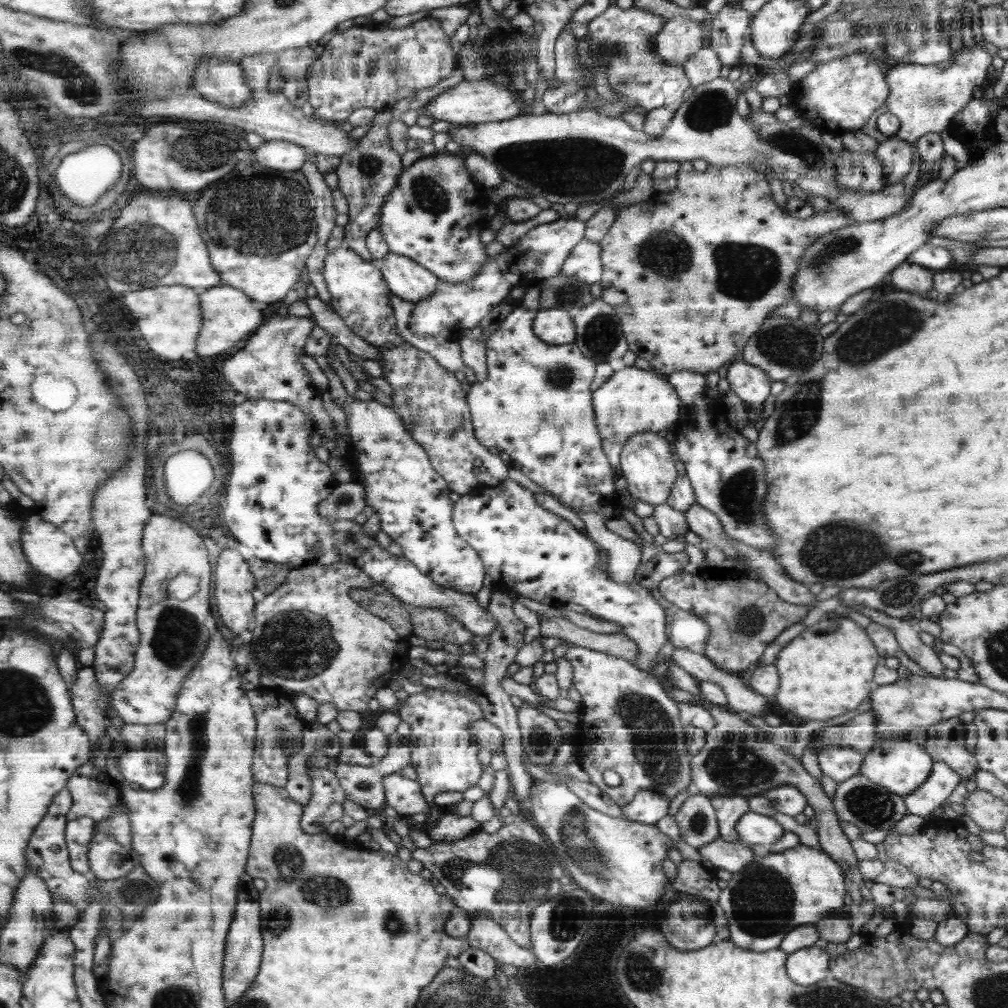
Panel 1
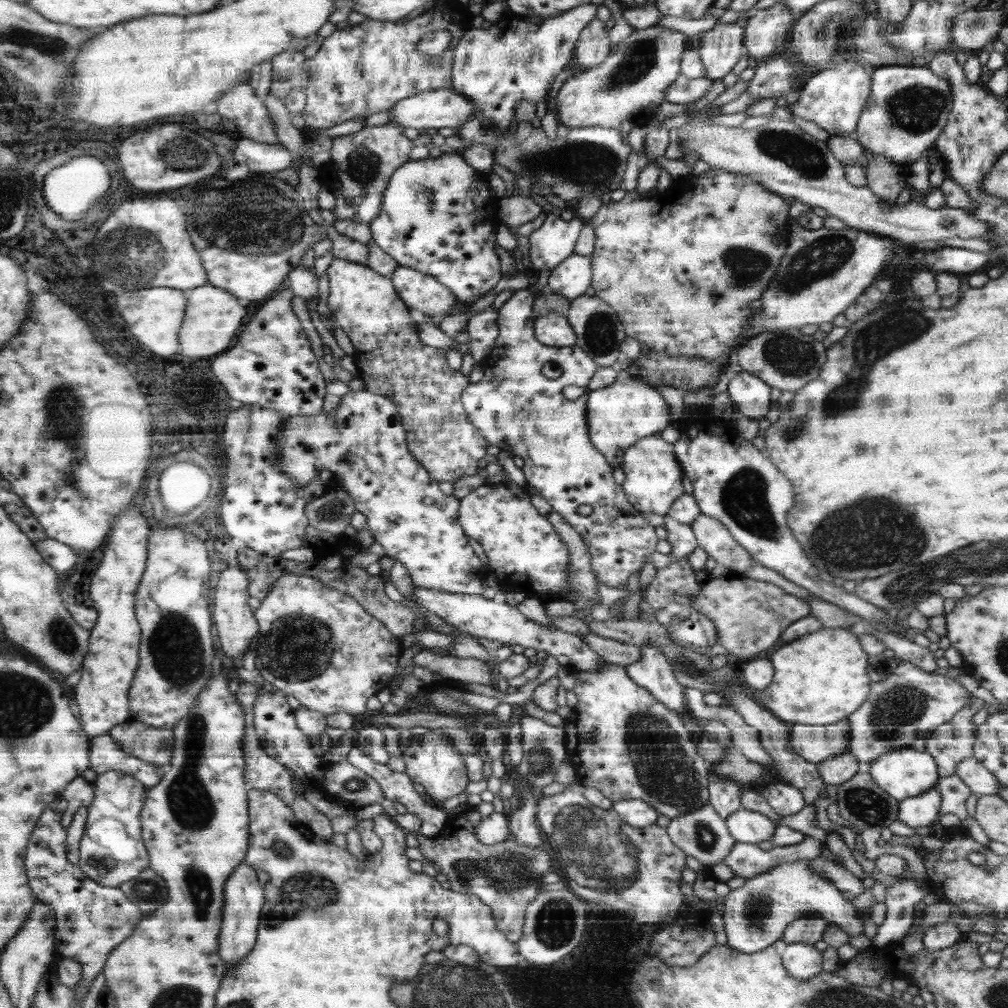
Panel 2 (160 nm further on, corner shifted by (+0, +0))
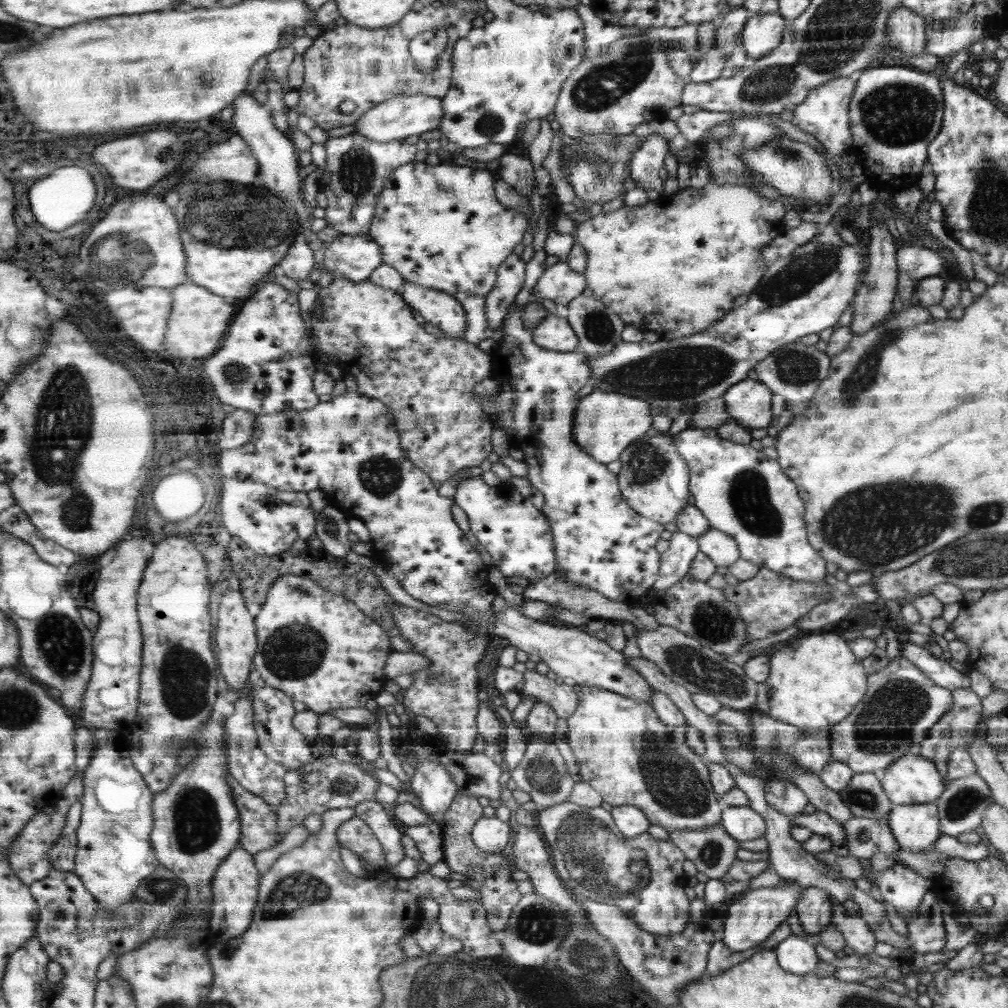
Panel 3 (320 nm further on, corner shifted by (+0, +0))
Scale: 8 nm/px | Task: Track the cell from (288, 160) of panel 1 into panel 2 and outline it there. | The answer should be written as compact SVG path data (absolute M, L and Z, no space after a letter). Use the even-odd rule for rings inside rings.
M241 138L234 153L238 164L248 165L251 172L266 174L296 165L296 158L283 144L262 144Z

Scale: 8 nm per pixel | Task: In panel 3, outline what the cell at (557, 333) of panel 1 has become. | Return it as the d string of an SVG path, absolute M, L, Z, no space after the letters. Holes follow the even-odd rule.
M551 314L535 328L534 341L550 350L570 352L579 347L579 337L567 318Z

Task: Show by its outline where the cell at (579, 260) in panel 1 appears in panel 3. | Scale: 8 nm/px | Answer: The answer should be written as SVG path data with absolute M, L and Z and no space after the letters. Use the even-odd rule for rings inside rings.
M558 261L542 273L540 280L533 288L532 299L548 298L555 304L566 306L570 301L582 295L587 287L587 279L568 266L566 261Z

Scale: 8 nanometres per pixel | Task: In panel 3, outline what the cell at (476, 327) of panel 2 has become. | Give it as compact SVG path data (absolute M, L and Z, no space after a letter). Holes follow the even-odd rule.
M511 254L499 268L499 278L495 288L487 296L487 318L492 332L505 320L505 316L515 302L525 281L525 262L516 254Z

